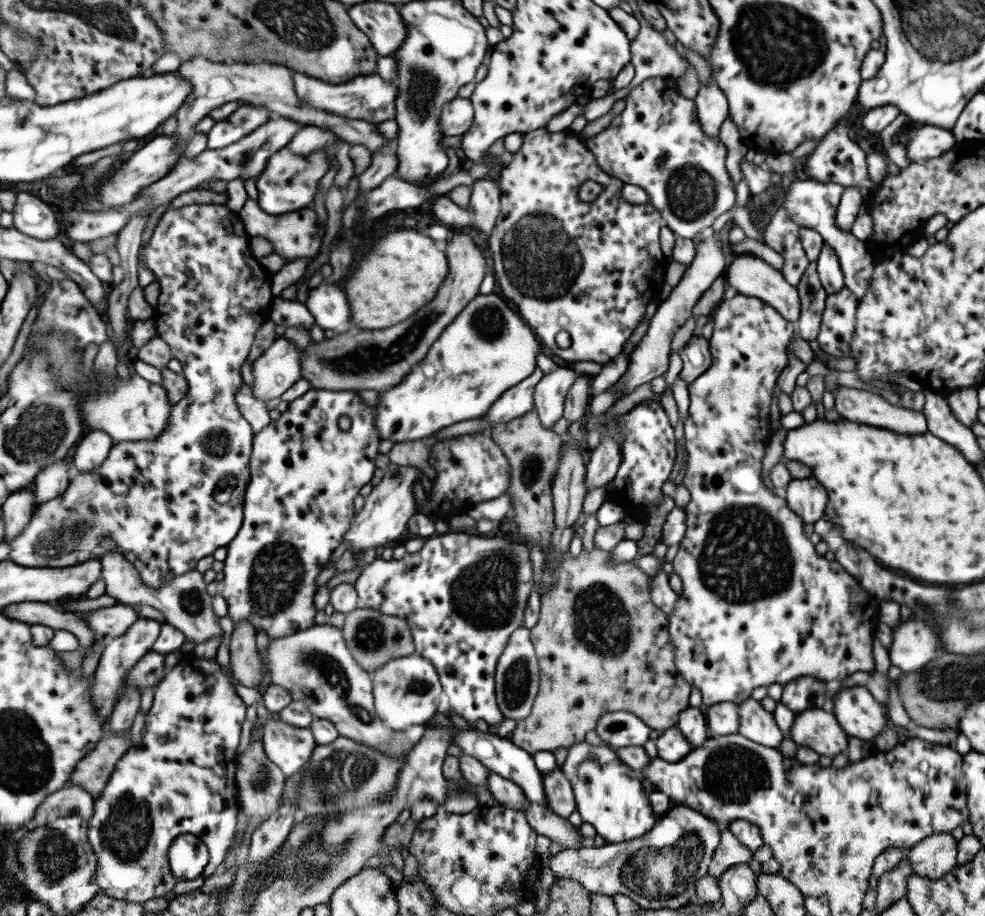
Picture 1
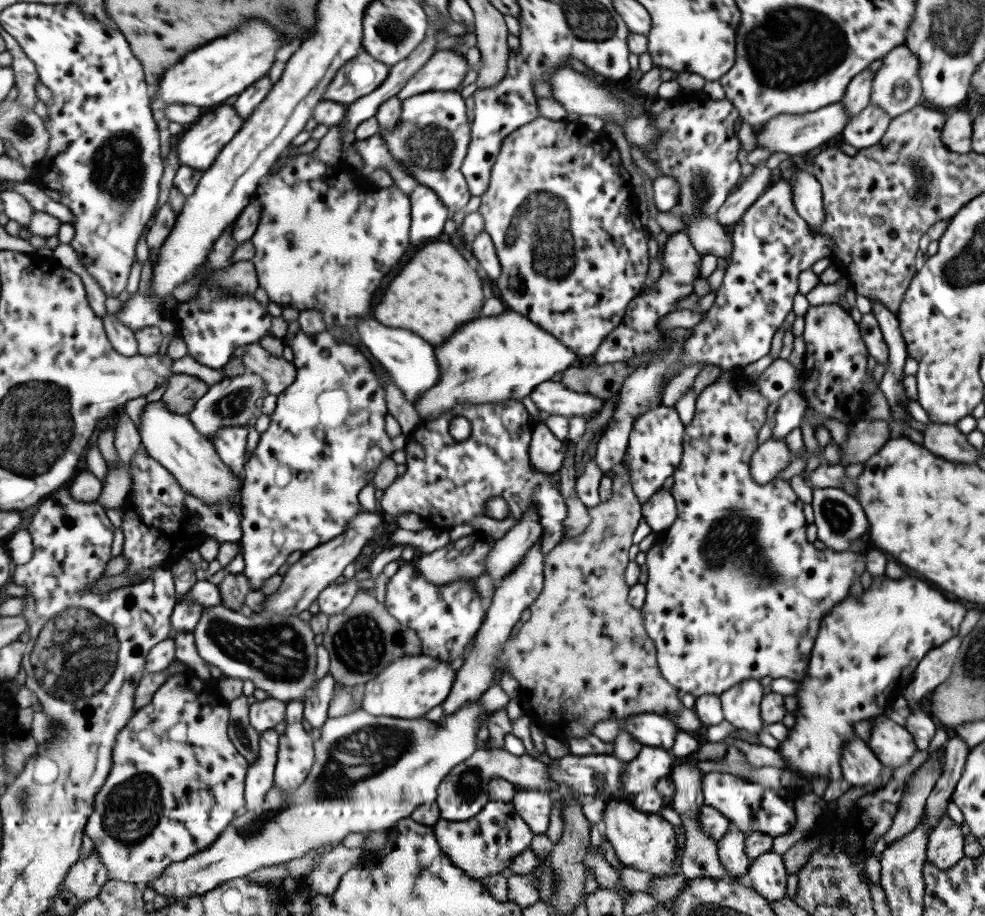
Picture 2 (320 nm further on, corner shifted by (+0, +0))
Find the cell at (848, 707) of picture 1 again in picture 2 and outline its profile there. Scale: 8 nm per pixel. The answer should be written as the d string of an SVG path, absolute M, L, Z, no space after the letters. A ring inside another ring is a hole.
M883 714L882 717L878 715L871 719L874 719L873 726L866 743L877 761L889 769L907 764L917 749L911 734Z

